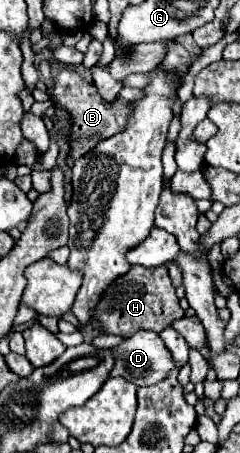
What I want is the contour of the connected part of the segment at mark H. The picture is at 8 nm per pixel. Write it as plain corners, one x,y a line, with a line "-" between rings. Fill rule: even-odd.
134,265
126,275
118,277
112,287
102,295
102,301
94,313
94,319
102,323
106,333
130,337
140,329
160,333
172,321
182,319
184,309
176,297
176,287
168,277
168,267
142,267

